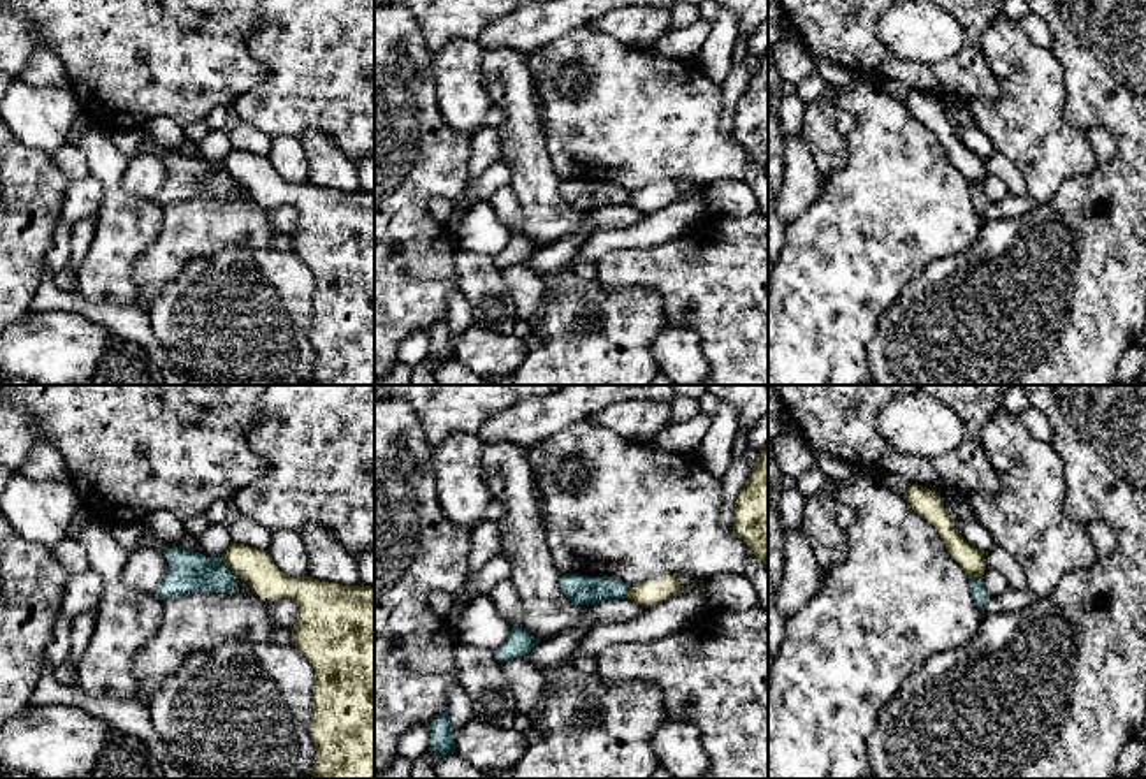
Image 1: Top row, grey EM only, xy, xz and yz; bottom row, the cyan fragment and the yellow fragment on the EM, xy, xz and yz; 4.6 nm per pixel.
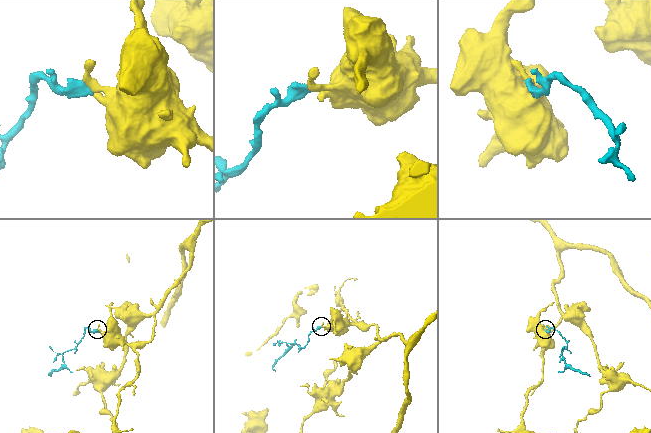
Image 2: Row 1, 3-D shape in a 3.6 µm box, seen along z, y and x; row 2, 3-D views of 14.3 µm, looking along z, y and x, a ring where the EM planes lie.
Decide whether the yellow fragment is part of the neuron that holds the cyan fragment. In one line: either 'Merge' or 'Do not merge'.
Do not merge

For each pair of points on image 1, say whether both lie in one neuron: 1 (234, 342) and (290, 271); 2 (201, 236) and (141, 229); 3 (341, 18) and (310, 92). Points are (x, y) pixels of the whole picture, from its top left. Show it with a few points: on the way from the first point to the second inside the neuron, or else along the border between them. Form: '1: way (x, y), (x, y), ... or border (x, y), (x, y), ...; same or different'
1: way (238, 324), (273, 289); same
2: border (162, 206), (160, 231), (136, 266); different
3: way (338, 36), (338, 58), (322, 74); same

